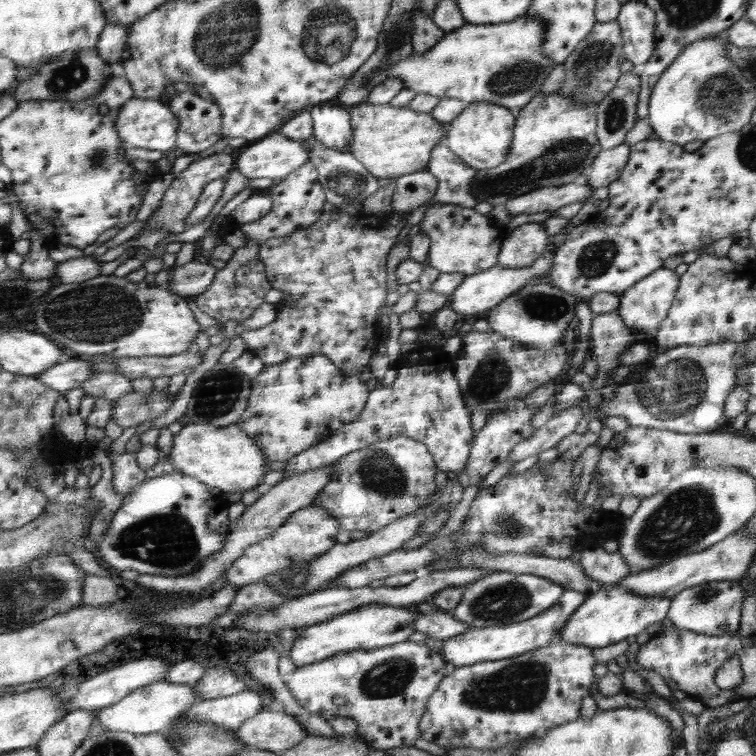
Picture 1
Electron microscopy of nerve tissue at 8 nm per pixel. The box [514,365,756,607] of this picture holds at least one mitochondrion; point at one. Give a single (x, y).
(686, 517)

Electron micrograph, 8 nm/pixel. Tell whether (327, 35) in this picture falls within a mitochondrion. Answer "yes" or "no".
yes

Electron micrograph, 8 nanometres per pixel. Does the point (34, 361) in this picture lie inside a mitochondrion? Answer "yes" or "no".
no

